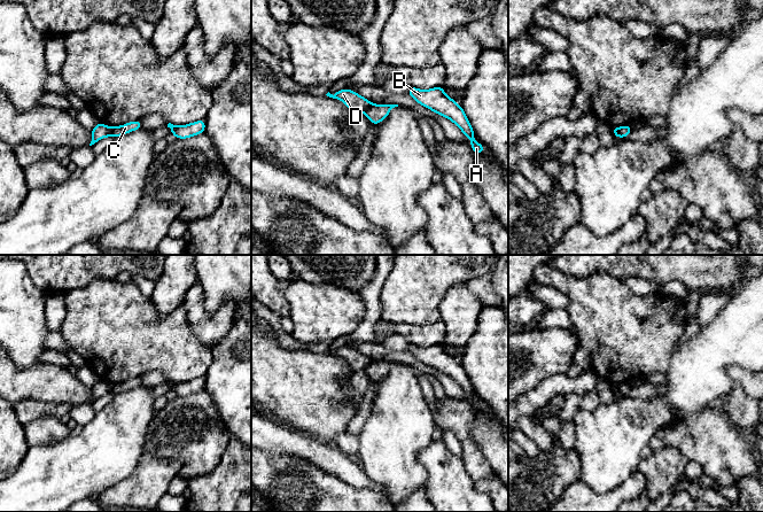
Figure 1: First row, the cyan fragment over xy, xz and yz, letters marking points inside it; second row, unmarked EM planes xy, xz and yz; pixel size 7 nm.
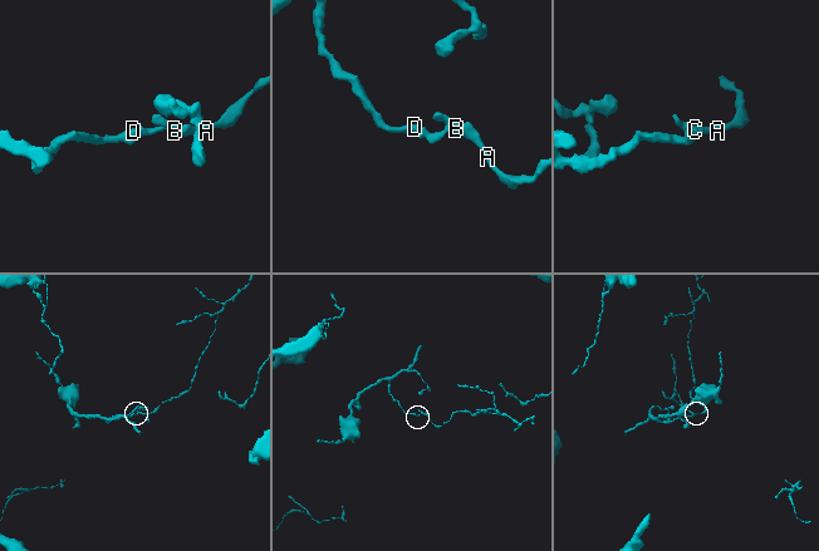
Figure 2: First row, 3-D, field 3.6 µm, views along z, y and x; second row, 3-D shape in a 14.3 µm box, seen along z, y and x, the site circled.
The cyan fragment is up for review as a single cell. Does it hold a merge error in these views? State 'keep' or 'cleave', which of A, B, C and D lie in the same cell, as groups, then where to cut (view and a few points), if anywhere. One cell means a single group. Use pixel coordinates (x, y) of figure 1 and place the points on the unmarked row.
cleave | A B C / D | xy (110, 385), (111, 393)

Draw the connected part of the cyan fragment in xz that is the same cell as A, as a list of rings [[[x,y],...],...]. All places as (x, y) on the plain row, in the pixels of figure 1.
[[[410,343],[406,351],[412,354],[419,362],[453,379],[470,396],[469,402],[476,412],[484,409],[483,402],[474,397],[475,389],[462,364],[456,357],[449,355],[442,343],[430,347],[419,347]]]

